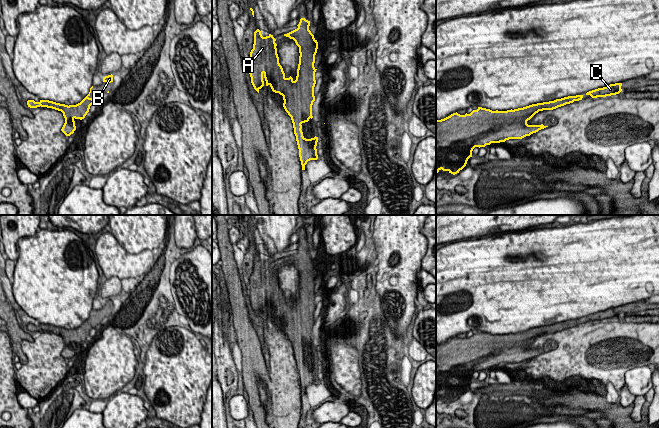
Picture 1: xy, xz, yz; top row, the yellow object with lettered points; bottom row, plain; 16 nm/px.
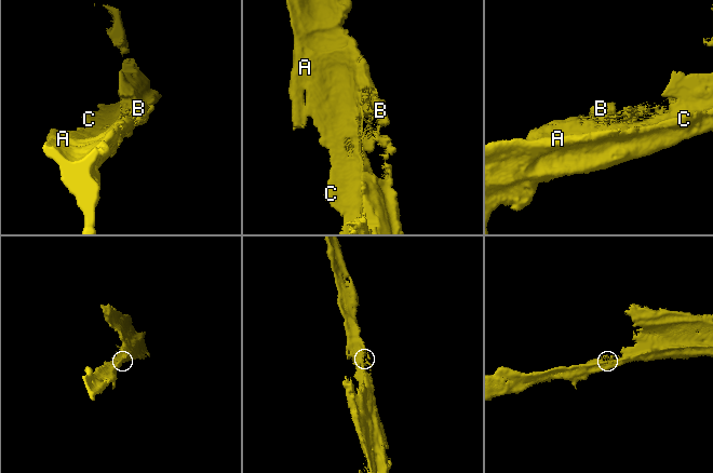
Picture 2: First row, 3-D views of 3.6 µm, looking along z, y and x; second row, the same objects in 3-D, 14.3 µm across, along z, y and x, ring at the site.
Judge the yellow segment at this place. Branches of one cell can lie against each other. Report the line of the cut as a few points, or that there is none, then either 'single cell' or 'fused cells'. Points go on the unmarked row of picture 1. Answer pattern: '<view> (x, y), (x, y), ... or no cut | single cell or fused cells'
no cut | single cell

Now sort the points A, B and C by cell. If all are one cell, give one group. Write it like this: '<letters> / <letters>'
A B C

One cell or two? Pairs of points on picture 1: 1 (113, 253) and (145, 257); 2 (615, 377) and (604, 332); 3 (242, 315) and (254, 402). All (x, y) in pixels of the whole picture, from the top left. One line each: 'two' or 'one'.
1: one
2: one
3: one

